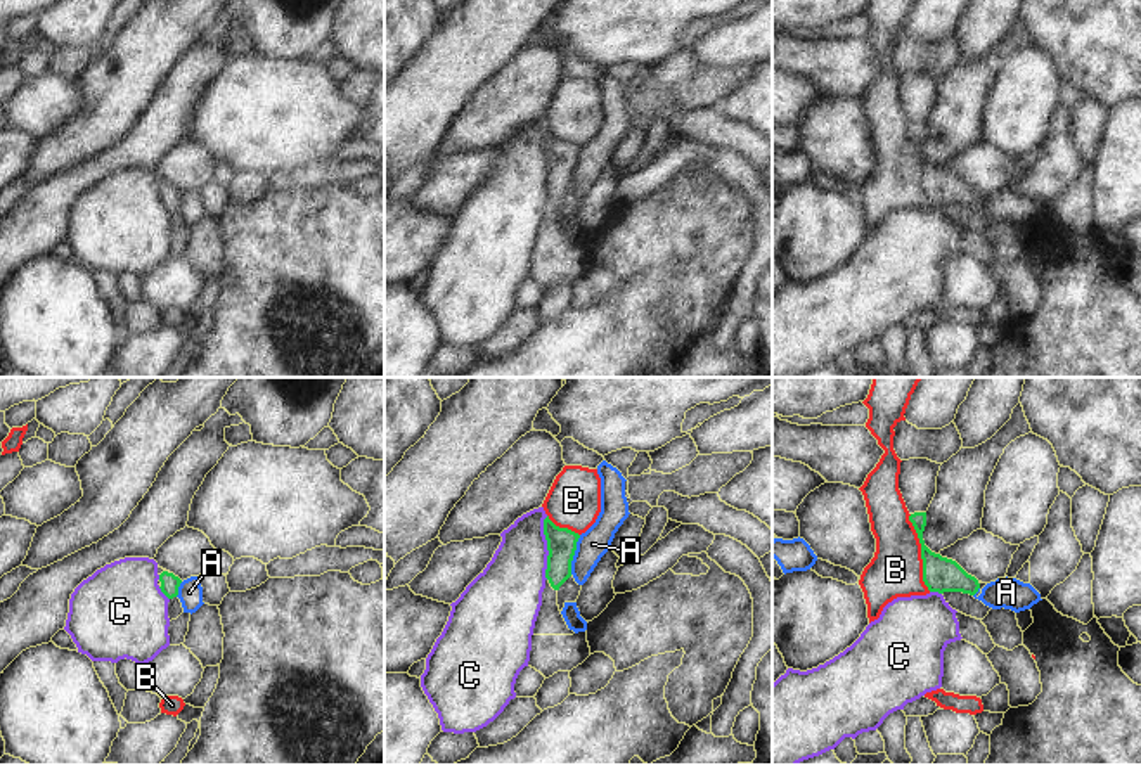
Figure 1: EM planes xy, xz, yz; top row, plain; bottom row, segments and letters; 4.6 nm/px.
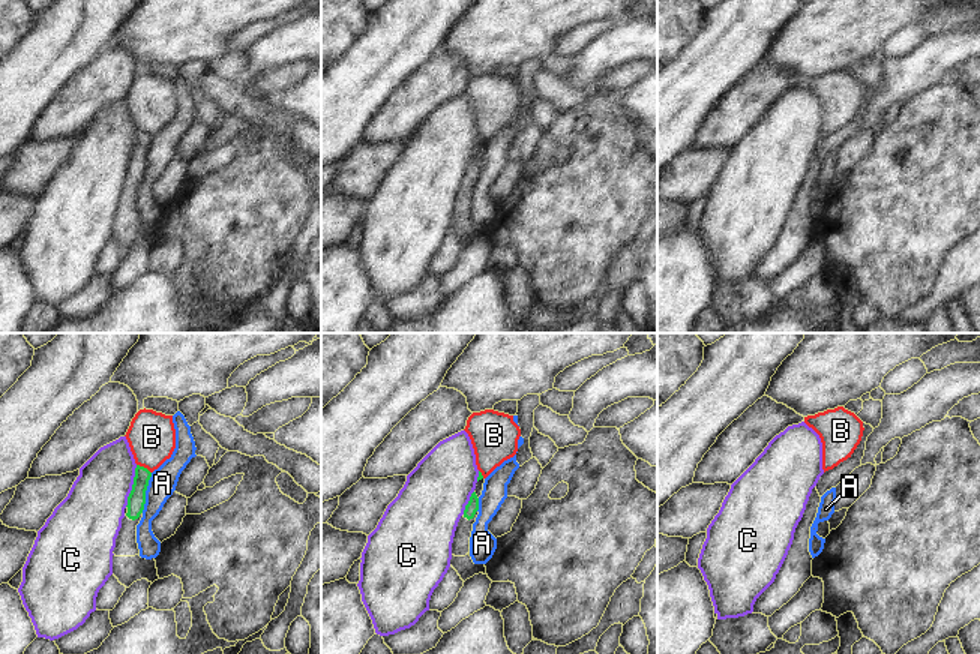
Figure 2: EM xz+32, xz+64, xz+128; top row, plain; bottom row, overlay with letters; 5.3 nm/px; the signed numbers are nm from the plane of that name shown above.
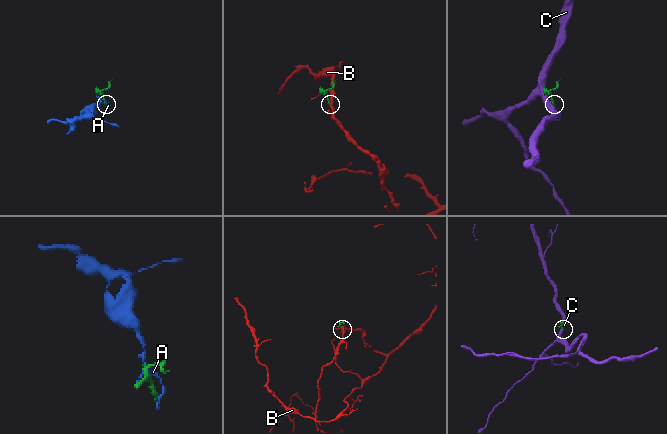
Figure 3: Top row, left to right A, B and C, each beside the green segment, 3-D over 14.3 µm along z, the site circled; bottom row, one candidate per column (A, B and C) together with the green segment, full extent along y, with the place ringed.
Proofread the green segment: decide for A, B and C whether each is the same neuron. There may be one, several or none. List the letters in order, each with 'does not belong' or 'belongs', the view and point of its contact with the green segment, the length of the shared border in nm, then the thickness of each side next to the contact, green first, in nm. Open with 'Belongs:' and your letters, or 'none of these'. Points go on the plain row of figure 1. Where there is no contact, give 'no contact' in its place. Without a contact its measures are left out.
Belongs: none of these
A: does not belong | xz (573, 167) | 190 nm | 140/140 nm
B: does not belong | yz (921, 165) | 380 nm | 160/240 nm
C: does not belong | xz (547, 160) | 300 nm | 140/300 nm

